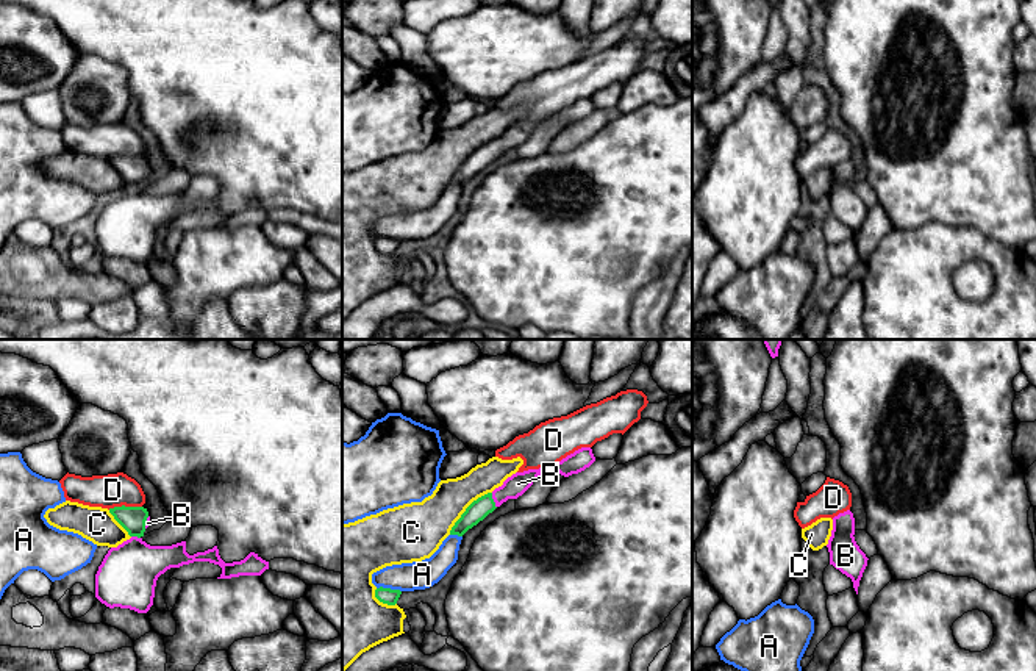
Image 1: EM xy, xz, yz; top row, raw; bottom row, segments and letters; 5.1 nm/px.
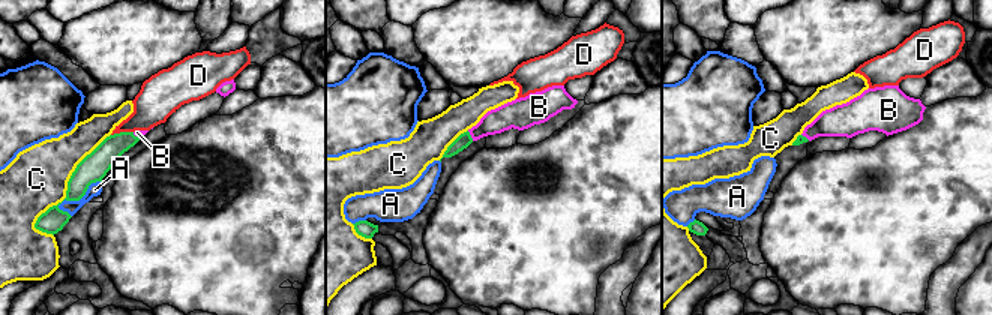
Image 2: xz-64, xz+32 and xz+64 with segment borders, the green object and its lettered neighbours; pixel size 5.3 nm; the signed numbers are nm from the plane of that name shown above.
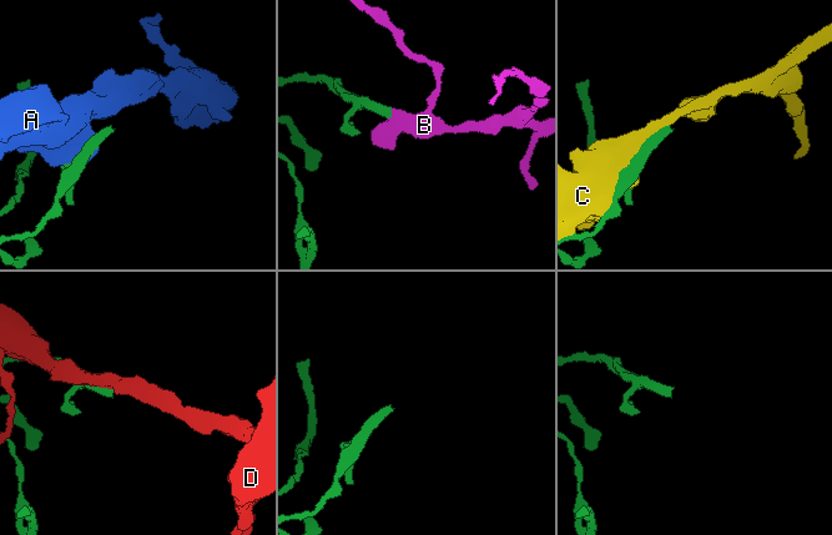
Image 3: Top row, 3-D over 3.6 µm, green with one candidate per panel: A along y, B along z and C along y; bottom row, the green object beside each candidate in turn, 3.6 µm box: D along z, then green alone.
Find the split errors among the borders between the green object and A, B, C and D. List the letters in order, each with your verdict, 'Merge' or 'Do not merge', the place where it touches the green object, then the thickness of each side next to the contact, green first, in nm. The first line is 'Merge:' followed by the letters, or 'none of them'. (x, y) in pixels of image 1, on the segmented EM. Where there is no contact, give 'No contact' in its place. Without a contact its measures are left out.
Merge: B
A: Do not merge. Touches green at xz (389, 588). Thickness 80 nm (green) against 140 nm
B: Merge. Touches green at xz (492, 501). Thickness 100 nm (green) against 110 nm
C: Do not merge. Touches green at xz (466, 509). Thickness 100 nm (green) against 260 nm
D: Do not merge. Touches green at xy (124, 505). Thickness 130 nm (green) against 180 nm

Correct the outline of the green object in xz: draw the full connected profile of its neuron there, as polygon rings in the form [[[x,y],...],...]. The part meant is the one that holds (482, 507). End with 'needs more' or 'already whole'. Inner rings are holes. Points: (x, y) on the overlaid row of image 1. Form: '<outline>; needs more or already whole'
[[[547,468],[528,469],[508,477],[502,486],[473,501],[455,522],[450,535],[463,536],[508,499],[522,496]]]; needs more

